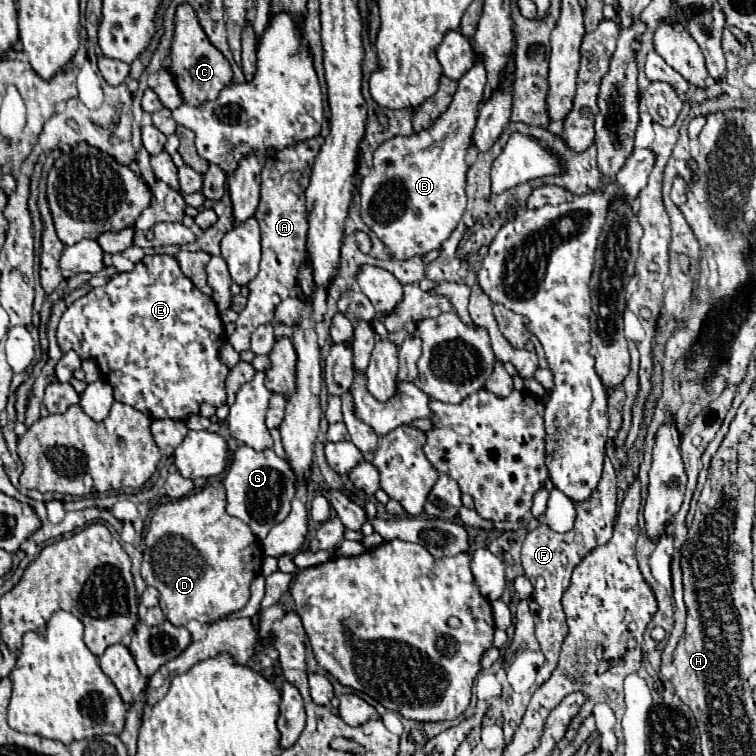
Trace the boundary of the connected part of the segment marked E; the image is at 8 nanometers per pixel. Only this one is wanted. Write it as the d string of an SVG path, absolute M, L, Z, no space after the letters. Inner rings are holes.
M144 256L134 270L112 276L106 286L92 288L64 310L56 336L62 352L74 350L82 360L94 360L102 378L112 384L114 398L144 412L150 420L186 420L190 414L200 412L200 404L204 402L216 408L226 404L226 376L230 368L222 364L218 356L224 344L224 324L214 300L202 294L192 280L180 272L180 264L176 264L174 256Z

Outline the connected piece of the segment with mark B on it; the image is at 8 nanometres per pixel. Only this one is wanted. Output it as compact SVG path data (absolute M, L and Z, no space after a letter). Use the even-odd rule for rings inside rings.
M476 62L460 78L448 110L430 128L412 136L396 136L374 152L372 170L360 184L360 214L364 224L380 238L390 258L410 260L438 250L460 222L466 208L464 184L468 164L464 158L470 150L484 84L486 70Z

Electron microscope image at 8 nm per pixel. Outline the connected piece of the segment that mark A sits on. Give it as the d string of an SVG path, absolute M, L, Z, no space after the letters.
M314 136L312 140L306 140L306 144L298 144L296 148L286 148L278 152L274 158L268 158L262 168L262 190L260 190L260 204L256 210L256 220L260 224L262 232L262 260L260 260L260 272L254 280L248 282L250 296L246 308L240 312L236 320L236 330L232 336L228 336L228 342L234 346L234 350L246 352L250 350L250 336L260 326L272 320L274 308L290 296L290 292L296 286L296 276L300 270L300 264L306 254L306 204L304 204L304 192L308 188L310 178L310 162L320 152L324 138Z

